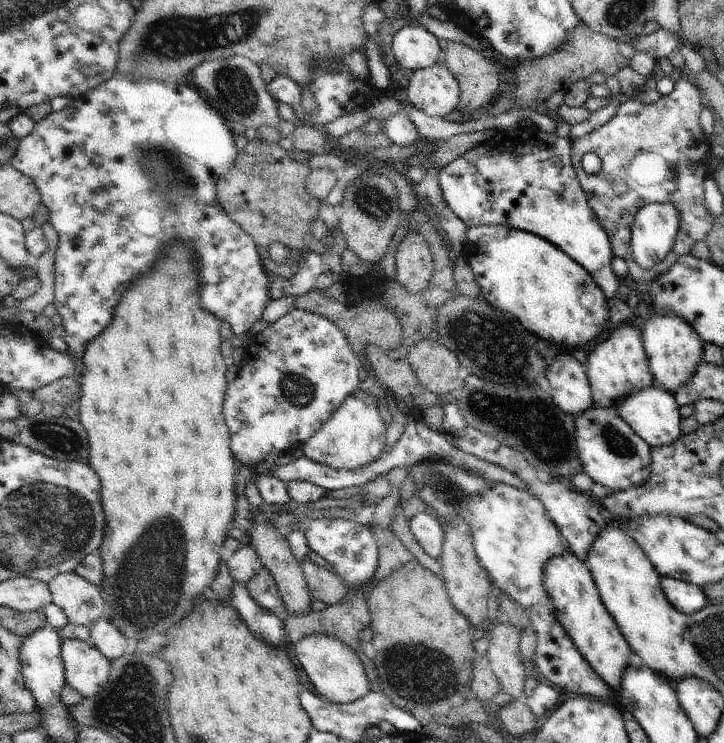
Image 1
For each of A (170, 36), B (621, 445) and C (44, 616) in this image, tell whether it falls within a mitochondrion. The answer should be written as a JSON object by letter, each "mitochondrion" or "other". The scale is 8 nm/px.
{"A":"mitochondrion","B":"mitochondrion","C":"other"}

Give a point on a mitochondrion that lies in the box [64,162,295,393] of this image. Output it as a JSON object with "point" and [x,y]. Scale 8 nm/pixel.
{"point":[186,181]}

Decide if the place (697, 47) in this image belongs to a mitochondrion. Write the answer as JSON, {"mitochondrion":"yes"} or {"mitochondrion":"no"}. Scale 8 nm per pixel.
{"mitochondrion":"no"}

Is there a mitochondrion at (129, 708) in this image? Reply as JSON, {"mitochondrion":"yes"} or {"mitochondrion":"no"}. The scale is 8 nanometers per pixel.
{"mitochondrion":"yes"}

